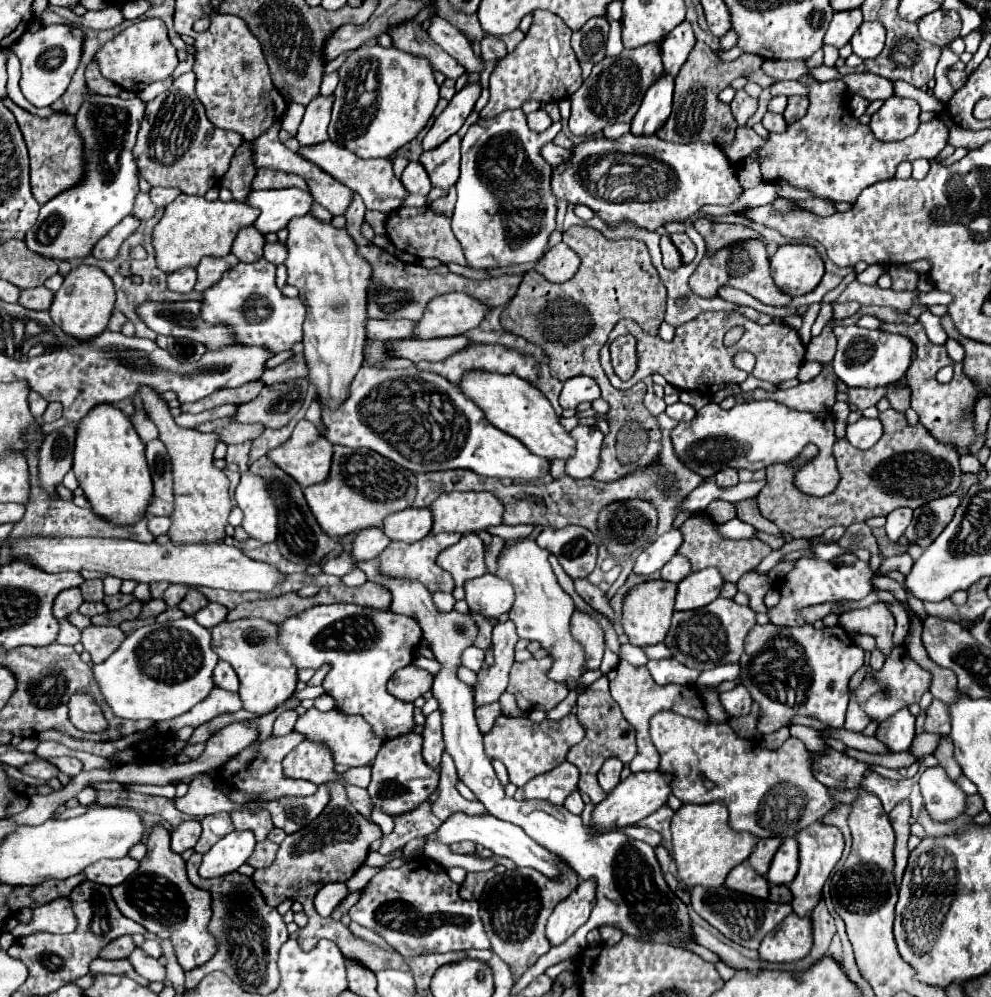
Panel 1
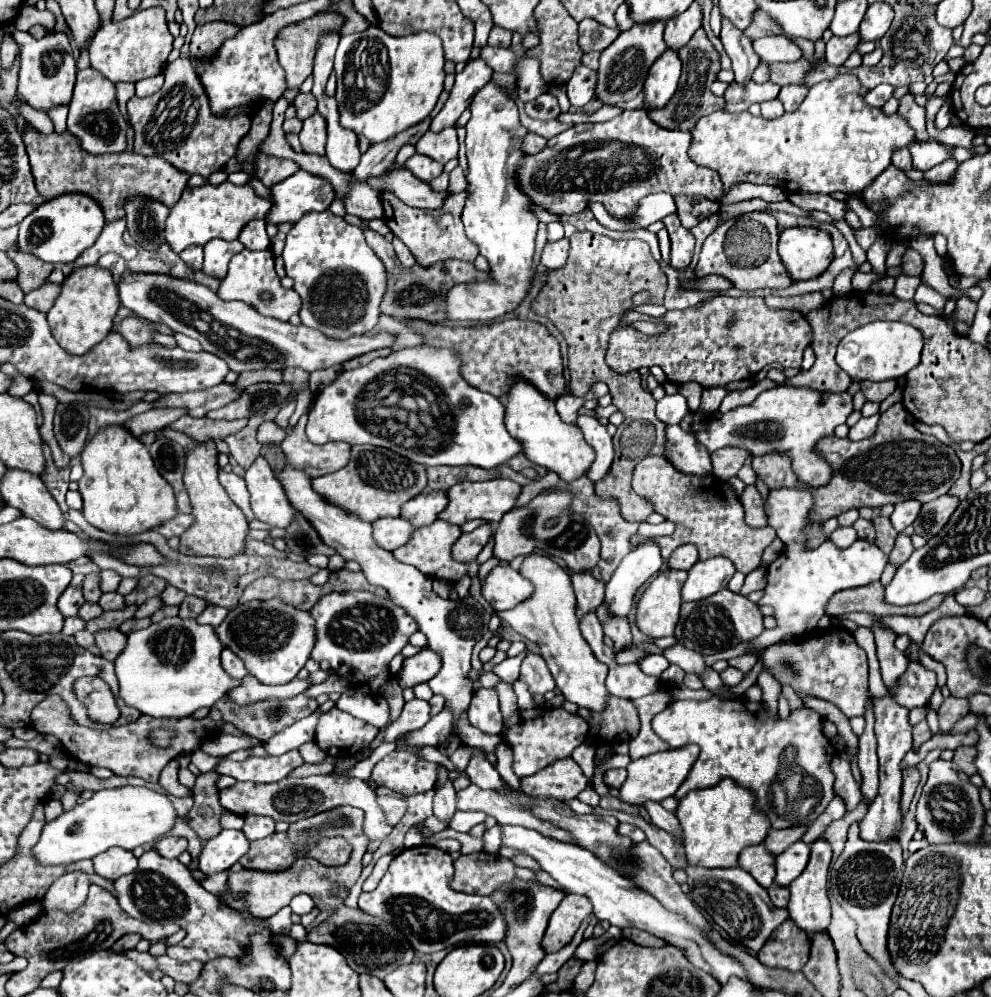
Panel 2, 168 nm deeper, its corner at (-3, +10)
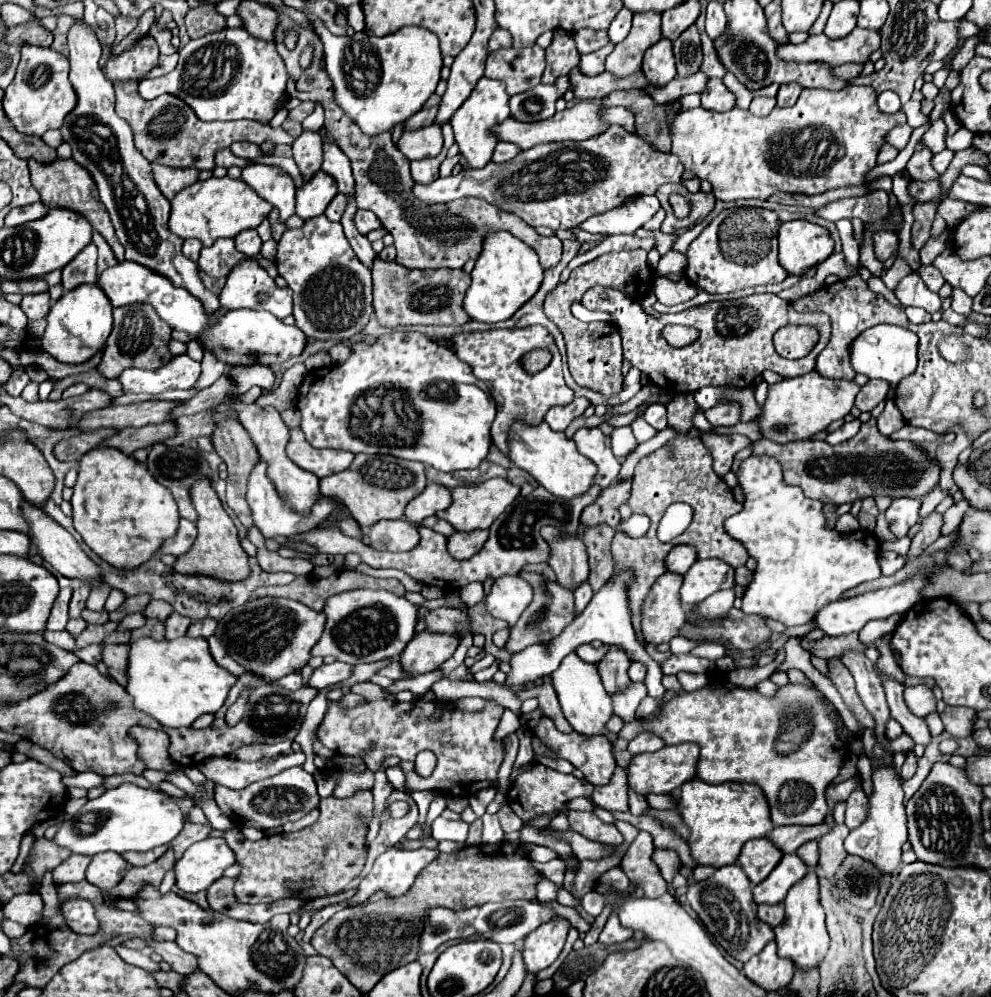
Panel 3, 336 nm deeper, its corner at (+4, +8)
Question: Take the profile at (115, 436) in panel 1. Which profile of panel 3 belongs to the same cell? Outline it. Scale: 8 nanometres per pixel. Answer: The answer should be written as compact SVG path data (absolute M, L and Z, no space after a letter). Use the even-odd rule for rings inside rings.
M105 445L81 457L71 505L77 533L93 553L117 569L133 569L145 563L179 527L179 511L173 495L137 459Z

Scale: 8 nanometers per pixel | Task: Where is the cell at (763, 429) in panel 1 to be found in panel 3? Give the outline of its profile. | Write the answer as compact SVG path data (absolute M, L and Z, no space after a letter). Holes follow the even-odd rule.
M811 371L801 377L783 379L781 383L769 385L765 405L761 407L761 415L755 419L759 423L761 435L775 443L791 443L811 439L819 431L825 431L833 421L843 419L855 401L859 385L853 381L825 379L817 371Z

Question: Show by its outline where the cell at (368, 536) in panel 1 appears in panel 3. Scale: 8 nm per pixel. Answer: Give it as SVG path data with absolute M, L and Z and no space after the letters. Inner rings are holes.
M407 519L379 521L369 529L369 539L377 551L409 551L419 543L419 533Z

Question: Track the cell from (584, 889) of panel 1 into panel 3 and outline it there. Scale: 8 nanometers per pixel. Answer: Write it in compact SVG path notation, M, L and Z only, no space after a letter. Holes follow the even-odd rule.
M557 915L557 919L549 919L549 923L543 923L525 937L523 959L527 973L539 973L559 957L569 929L569 919Z

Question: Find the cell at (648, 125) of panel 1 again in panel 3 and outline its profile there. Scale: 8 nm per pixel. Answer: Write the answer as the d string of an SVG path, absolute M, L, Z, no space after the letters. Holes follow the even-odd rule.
M661 39L647 49L643 73L651 87L665 87L675 77L675 57L669 39Z

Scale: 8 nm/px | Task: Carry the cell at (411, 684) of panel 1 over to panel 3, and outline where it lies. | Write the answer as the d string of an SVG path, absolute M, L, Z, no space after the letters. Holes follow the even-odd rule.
M429 631L417 633L405 651L399 655L401 667L405 667L407 677L423 675L435 671L445 663L457 649L459 641L451 635L431 635Z

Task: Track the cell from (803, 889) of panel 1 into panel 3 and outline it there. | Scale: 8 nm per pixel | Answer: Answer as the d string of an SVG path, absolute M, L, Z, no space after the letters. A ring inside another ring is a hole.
M809 867L801 883L795 883L789 889L789 895L785 897L783 903L785 903L785 921L781 923L781 927L775 929L777 953L781 957L793 959L797 967L811 969L823 961L827 947L829 947L829 935L825 929L825 911L819 903L819 879L813 867Z

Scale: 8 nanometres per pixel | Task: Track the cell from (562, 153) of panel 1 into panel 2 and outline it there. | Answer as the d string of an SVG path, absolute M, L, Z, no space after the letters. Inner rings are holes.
M526 133L526 137L522 139L522 153L524 155L532 155L532 153L538 153L540 149L544 149L546 145L546 139L536 135L536 133Z

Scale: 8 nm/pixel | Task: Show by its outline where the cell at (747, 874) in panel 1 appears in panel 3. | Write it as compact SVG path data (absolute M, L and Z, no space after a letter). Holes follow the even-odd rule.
M763 837L743 845L739 855L739 865L747 873L749 881L757 885L773 871L773 867L779 863L781 857L783 853L767 837Z

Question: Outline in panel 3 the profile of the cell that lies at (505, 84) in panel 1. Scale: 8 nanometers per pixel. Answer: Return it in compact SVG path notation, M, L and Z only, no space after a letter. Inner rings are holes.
M561 29L553 31L553 41L545 49L545 53L547 53L547 67L543 73L545 85L553 85L559 75L569 75L569 71L579 67L581 61L581 55L575 47L571 33Z

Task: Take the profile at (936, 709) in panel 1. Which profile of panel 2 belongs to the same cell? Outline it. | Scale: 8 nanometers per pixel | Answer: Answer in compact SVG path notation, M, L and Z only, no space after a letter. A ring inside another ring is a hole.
M948 697L944 699L940 713L938 713L938 721L940 721L940 729L944 733L952 731L954 723L960 721L962 717L966 717L970 713L970 703L968 699L958 699L958 697Z

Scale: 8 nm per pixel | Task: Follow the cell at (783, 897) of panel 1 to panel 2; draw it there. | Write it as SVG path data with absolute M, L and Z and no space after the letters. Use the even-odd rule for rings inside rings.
M772 885L772 887L768 889L768 893L770 893L770 899L772 899L772 903L774 903L776 907L786 907L786 905L788 905L788 899L790 899L790 891L788 891L786 887L778 887L778 885Z

